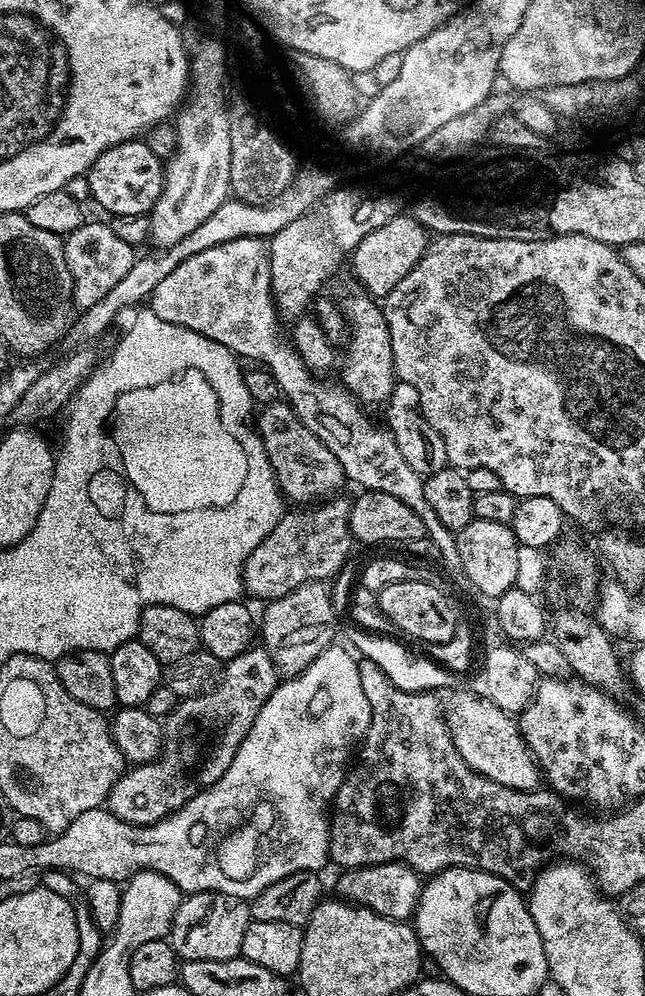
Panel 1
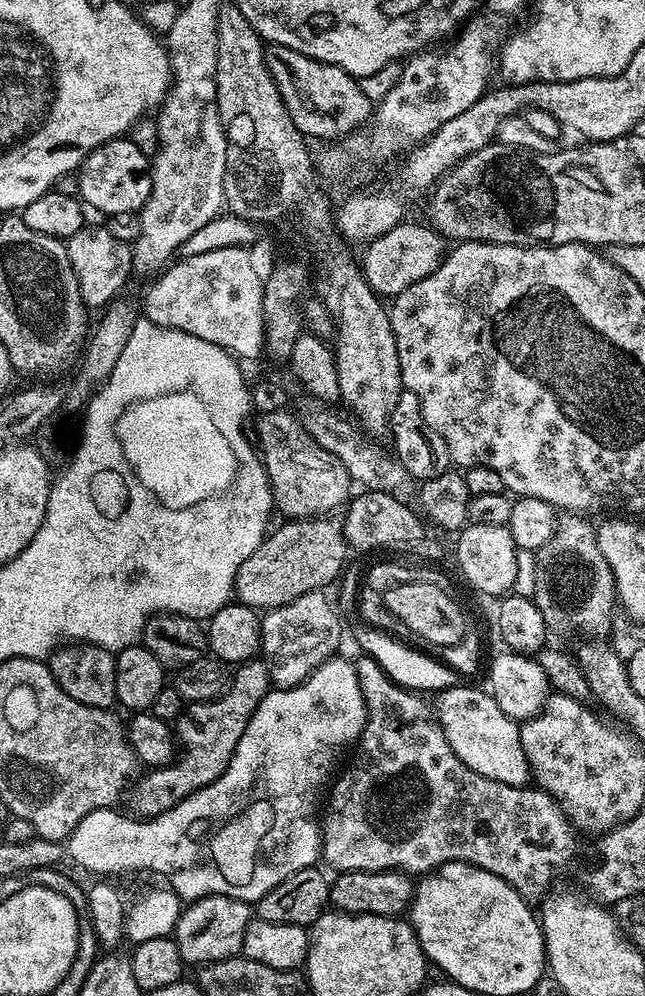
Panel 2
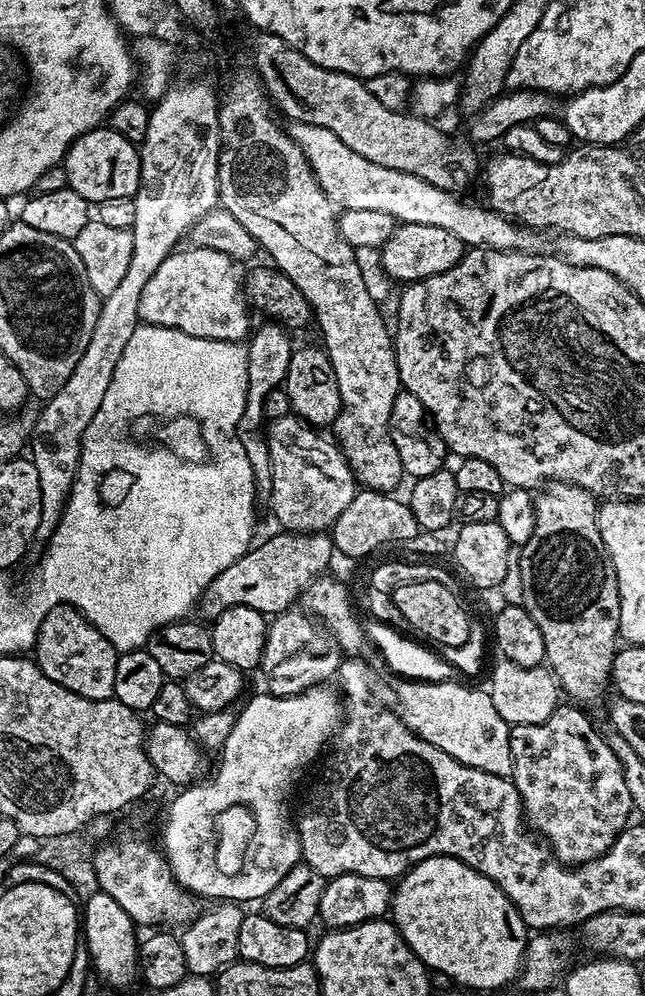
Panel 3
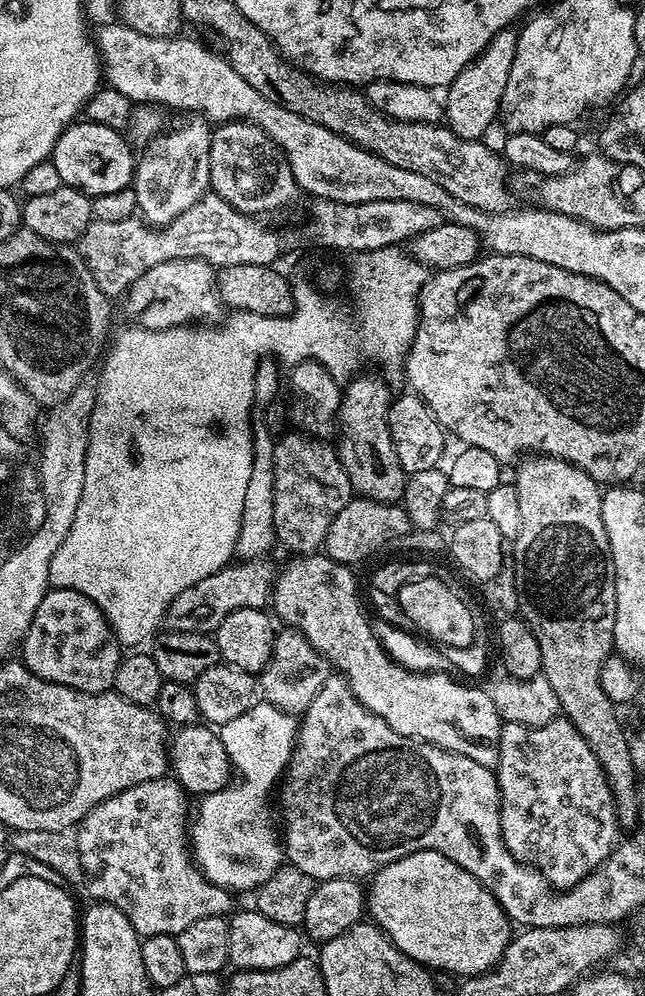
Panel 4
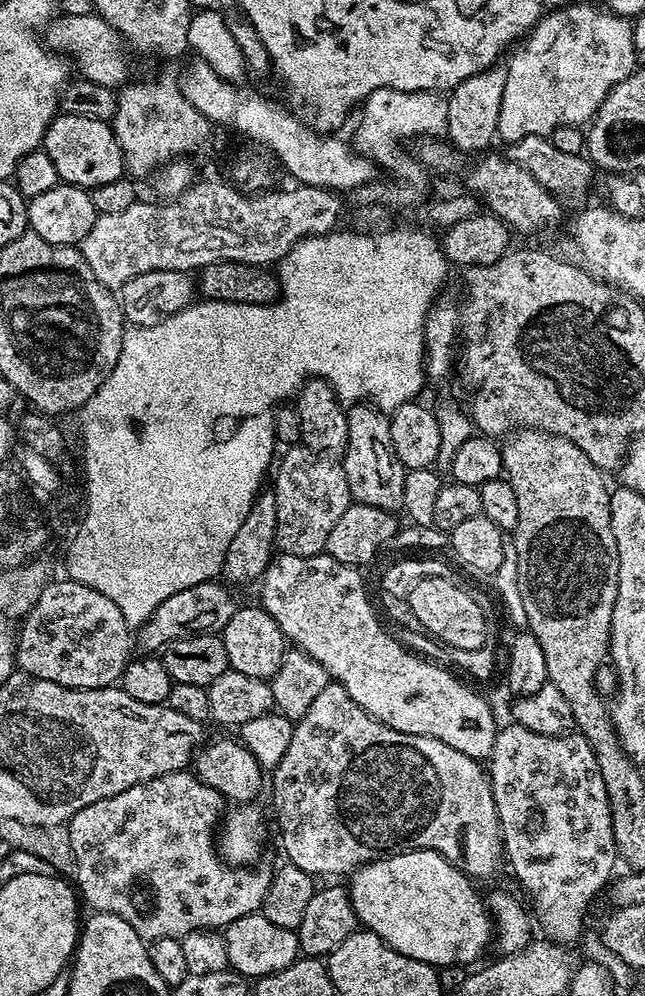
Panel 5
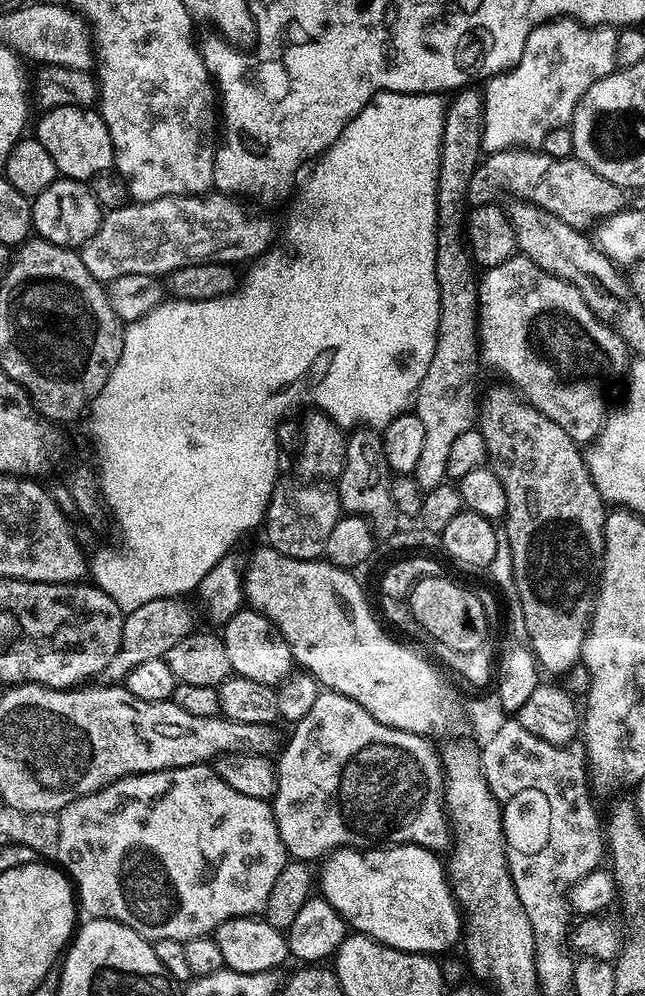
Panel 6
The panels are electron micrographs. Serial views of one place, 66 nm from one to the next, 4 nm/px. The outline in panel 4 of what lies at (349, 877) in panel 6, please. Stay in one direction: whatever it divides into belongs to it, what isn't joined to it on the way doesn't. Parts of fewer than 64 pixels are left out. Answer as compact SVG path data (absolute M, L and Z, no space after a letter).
M415 852L406 858L400 858L398 862L390 862L385 868L380 868L371 877L370 883L366 888L366 912L370 917L371 923L382 929L392 939L392 944L398 946L398 950L402 950L402 954L414 958L429 970L440 969L442 971L452 972L457 978L481 976L481 974L489 972L491 968L495 968L499 964L501 958L504 956L504 952L508 949L508 944L512 941L514 925L508 919L508 915L505 914L504 907L481 886L478 878L474 878L474 874L462 870L462 866L458 866L450 858L446 858L442 854L438 854L437 852Z

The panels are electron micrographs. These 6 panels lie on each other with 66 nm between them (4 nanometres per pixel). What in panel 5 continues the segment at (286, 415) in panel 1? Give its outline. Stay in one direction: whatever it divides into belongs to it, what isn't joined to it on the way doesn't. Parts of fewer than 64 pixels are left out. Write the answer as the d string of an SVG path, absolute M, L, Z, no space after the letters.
M292 446L285 452L288 453L280 460L274 485L278 512L274 544L286 554L319 556L324 552L331 528L354 503L346 486L346 474L335 459L317 458L309 448Z

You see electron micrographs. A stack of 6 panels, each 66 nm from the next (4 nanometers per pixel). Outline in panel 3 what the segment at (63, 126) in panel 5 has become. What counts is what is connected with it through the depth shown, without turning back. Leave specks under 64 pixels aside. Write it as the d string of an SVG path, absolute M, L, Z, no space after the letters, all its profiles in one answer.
M109 126L91 128L78 137L68 147L62 167L68 179L68 187L82 194L82 198L86 198L92 206L135 197L140 185L140 154L137 145Z

